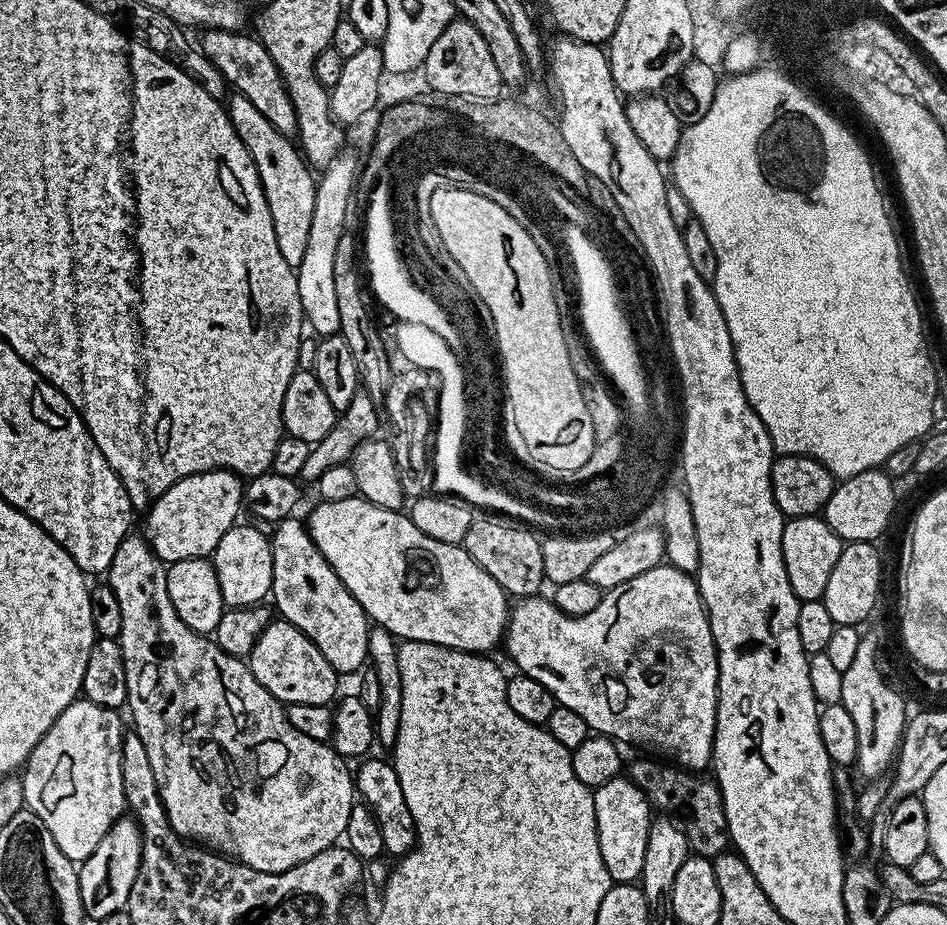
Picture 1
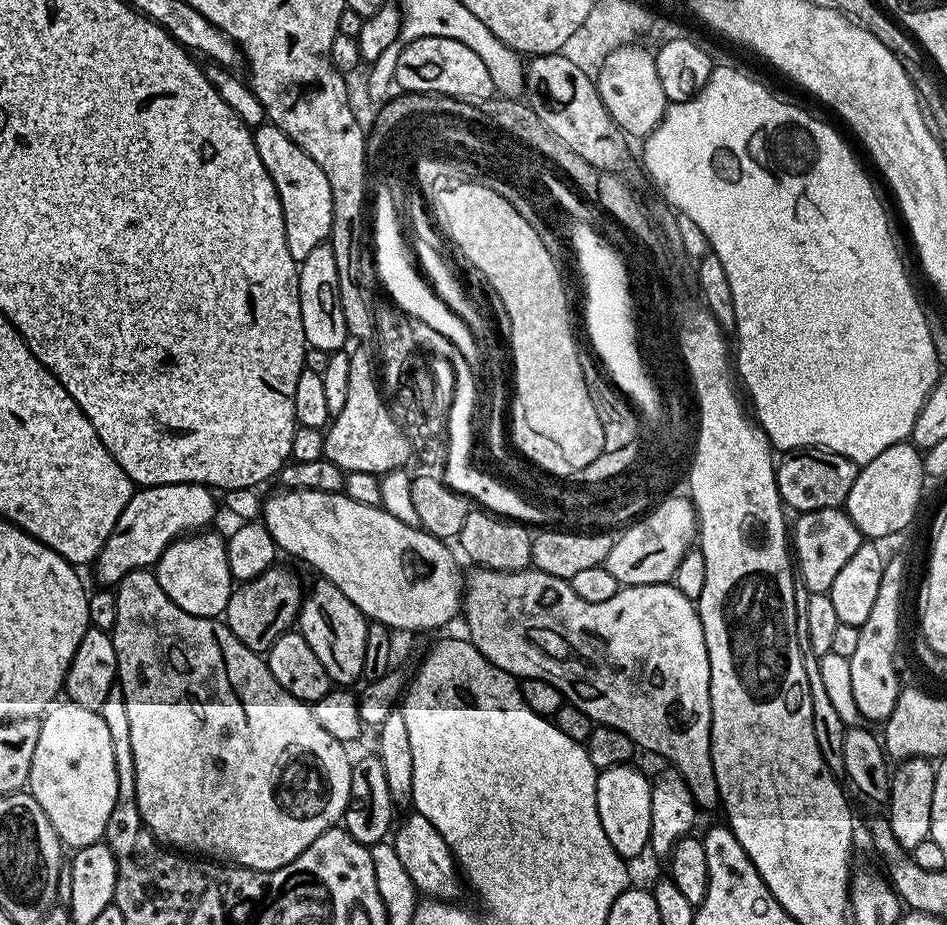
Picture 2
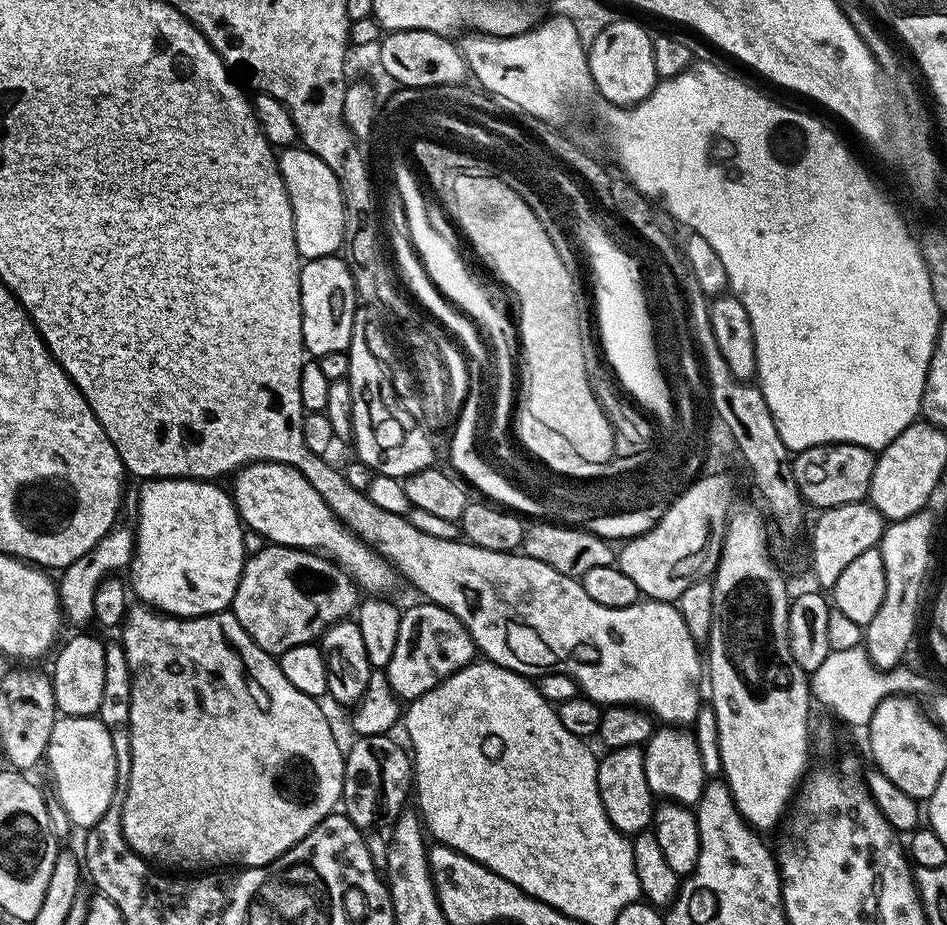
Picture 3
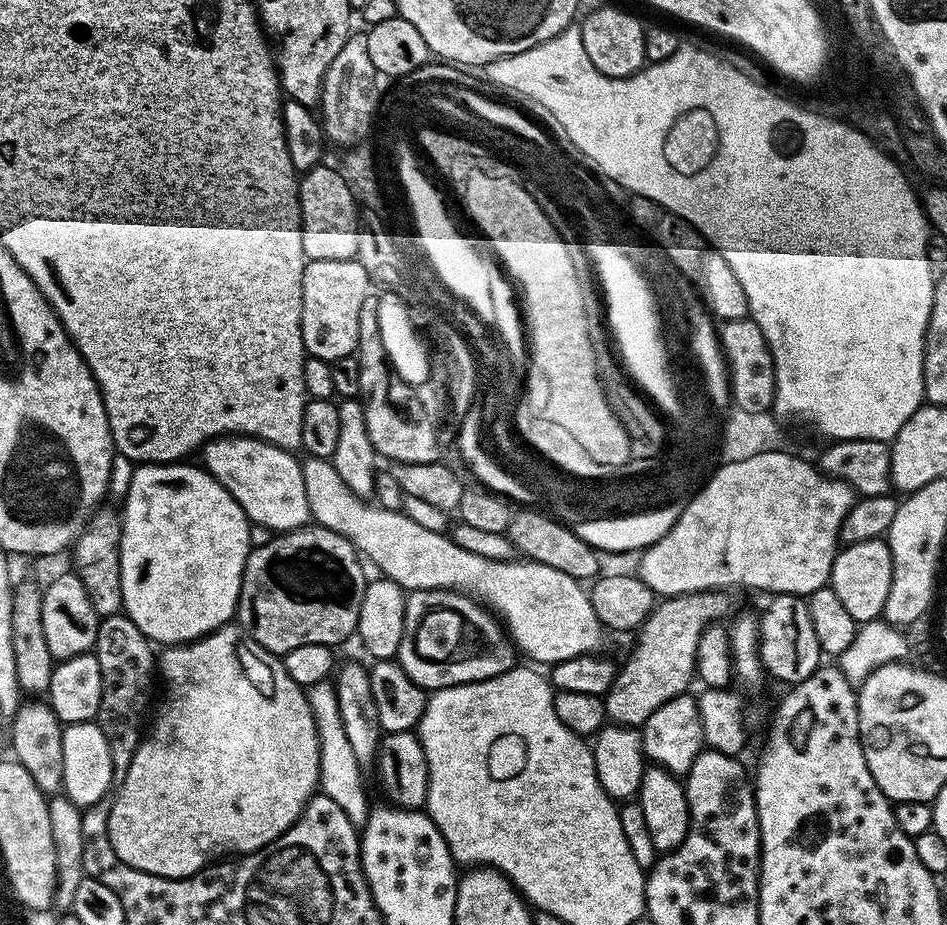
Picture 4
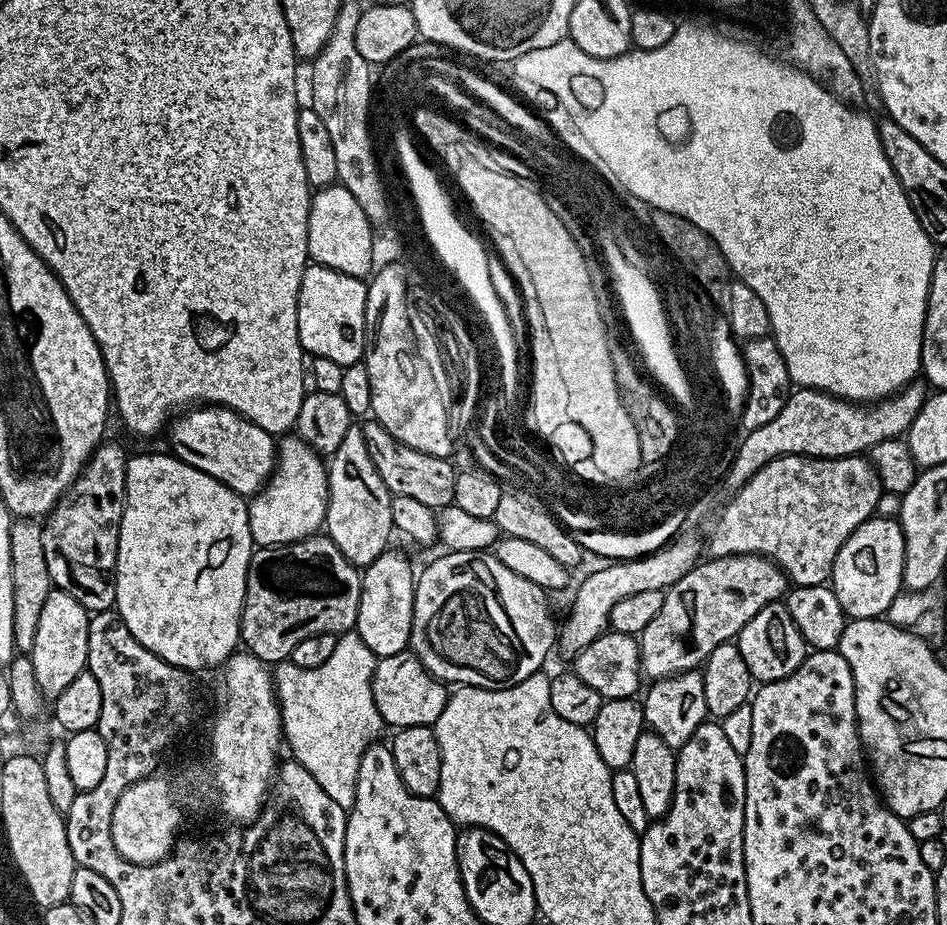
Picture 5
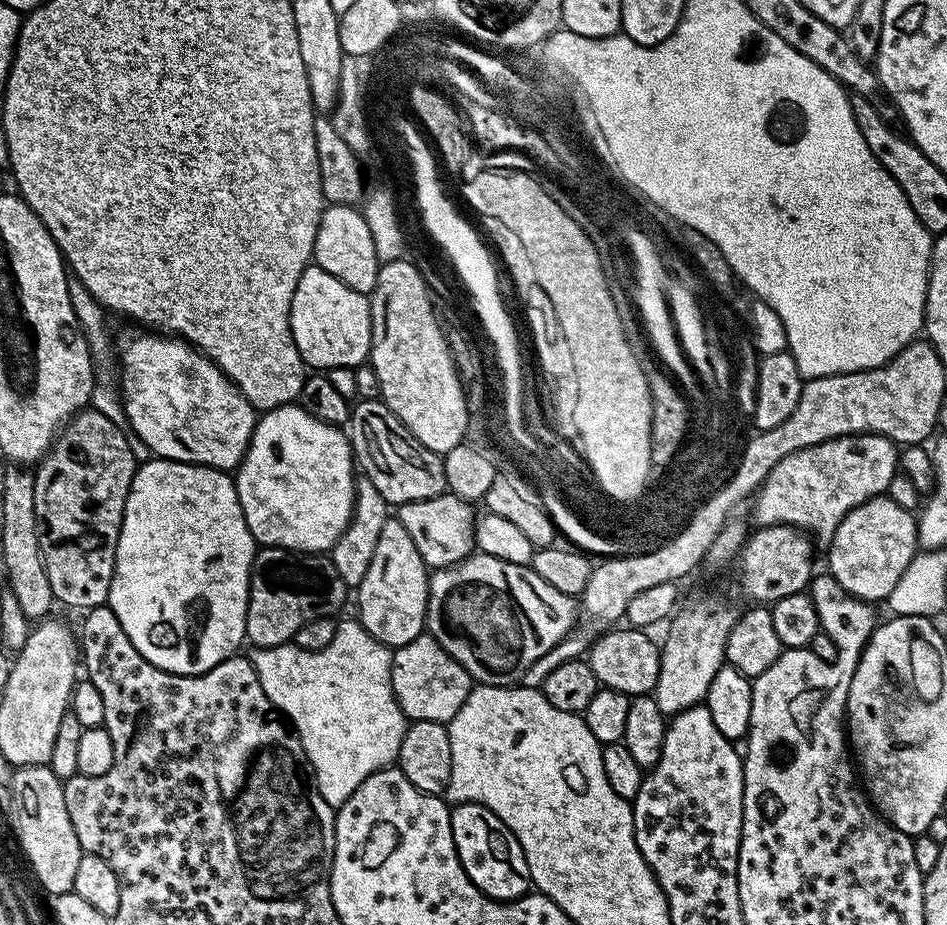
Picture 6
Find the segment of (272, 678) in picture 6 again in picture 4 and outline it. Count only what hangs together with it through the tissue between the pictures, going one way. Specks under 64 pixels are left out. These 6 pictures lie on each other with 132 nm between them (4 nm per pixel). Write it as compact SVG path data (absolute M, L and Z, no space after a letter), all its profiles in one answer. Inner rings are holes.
M331 683L311 685L307 693L308 704L312 707L312 717L316 723L316 733L320 739L320 782L319 791L323 795L334 798L334 803L350 818L350 822L358 830L363 829L368 820L370 803L368 792L364 789L364 776L358 758L354 758L354 750L350 750L350 738L346 738L346 730L342 726L342 718L338 714L336 690Z

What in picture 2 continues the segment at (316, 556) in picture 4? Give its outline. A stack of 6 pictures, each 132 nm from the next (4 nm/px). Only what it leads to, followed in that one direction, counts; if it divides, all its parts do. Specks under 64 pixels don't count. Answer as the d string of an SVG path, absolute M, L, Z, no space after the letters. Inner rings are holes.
M273 566L253 580L243 581L233 587L232 596L223 612L226 626L250 650L264 654L283 632L297 623L302 603L300 580L288 568Z

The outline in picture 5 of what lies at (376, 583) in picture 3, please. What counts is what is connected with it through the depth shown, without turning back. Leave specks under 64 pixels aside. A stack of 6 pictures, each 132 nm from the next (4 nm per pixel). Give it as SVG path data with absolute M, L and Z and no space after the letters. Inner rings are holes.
M196 406L171 421L171 455L210 474L240 496L251 498L268 483L276 466L277 441L252 420L239 416L233 408Z

